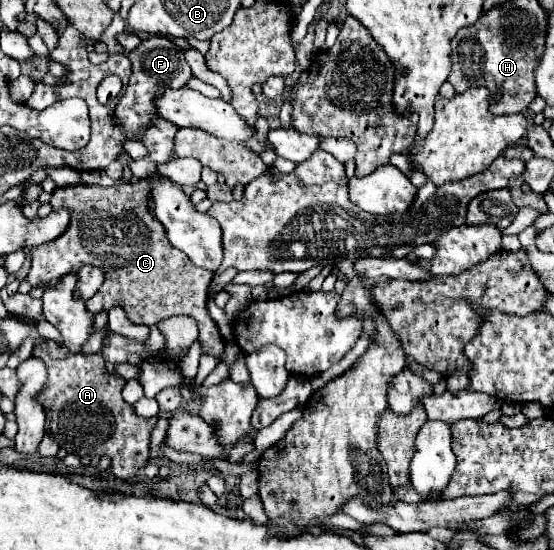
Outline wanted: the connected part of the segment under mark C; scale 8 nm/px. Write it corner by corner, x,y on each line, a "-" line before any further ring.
149,179
113,187
75,185
55,189
51,193
51,205
53,209
71,209
71,229
67,229
63,237
31,251
33,263
27,281
33,287
41,287
75,271
77,263
99,265
99,269
107,273
107,281
87,301
87,311
91,315
109,311
111,307
123,307
127,319
137,325
159,323
171,315
193,317
199,327
201,353
221,359
225,341
207,311
207,291
213,273
191,265
185,253
169,245
163,225
155,221
147,209
149,193

